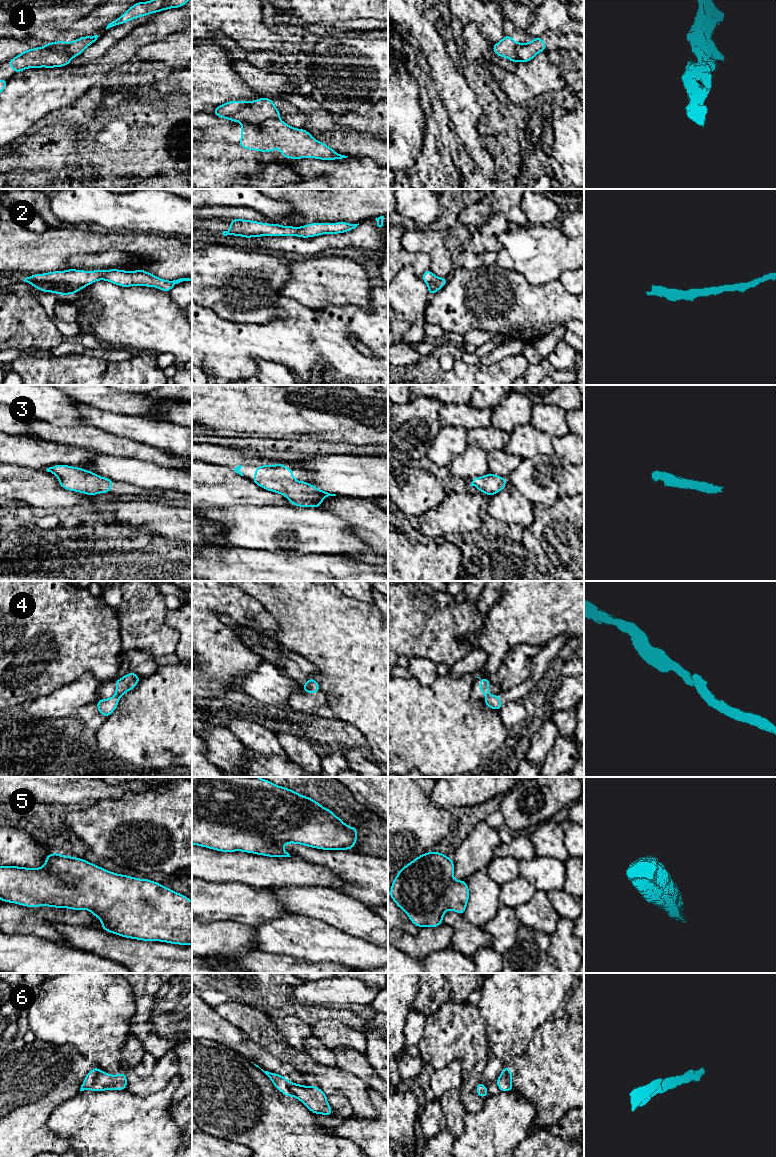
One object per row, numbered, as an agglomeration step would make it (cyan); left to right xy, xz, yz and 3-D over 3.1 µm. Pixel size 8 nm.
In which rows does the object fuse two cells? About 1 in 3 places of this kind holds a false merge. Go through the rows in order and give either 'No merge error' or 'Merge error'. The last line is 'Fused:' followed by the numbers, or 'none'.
1: Merge error
2: No merge error
3: No merge error
4: Merge error
5: No merge error
6: No merge error
Fused: 1, 4

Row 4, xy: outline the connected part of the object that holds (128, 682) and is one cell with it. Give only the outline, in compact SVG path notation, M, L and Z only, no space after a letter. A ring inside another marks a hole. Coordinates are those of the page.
M129 672L127 675L120 679L115 679L116 691L115 695L122 696L128 691L134 689L141 678L134 672Z

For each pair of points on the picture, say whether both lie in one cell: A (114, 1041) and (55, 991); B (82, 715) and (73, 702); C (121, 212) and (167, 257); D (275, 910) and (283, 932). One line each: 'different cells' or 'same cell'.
A: same cell
B: different cells
C: different cells
D: different cells

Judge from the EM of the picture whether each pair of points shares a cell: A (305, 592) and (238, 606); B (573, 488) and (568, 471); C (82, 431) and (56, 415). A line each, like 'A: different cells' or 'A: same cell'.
A: different cells
B: same cell
C: different cells

